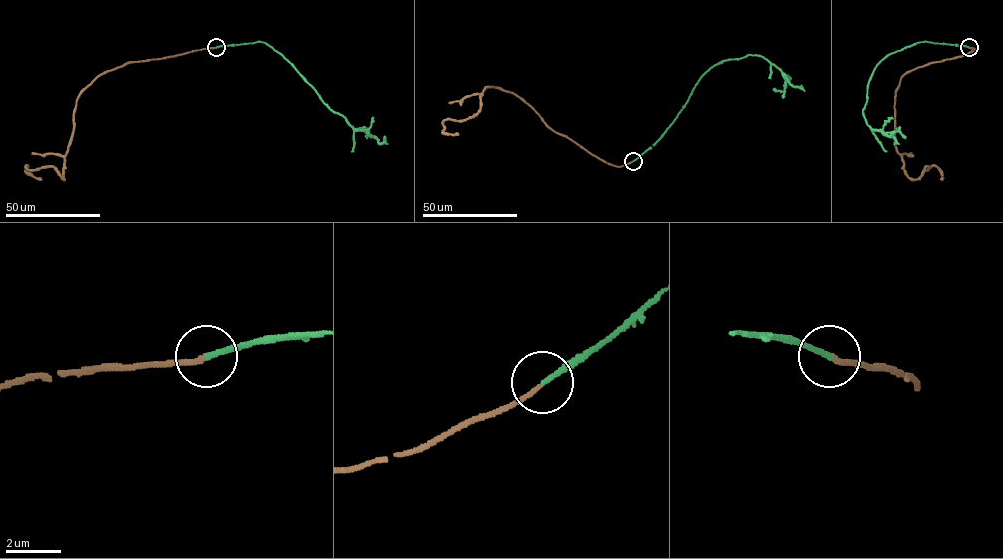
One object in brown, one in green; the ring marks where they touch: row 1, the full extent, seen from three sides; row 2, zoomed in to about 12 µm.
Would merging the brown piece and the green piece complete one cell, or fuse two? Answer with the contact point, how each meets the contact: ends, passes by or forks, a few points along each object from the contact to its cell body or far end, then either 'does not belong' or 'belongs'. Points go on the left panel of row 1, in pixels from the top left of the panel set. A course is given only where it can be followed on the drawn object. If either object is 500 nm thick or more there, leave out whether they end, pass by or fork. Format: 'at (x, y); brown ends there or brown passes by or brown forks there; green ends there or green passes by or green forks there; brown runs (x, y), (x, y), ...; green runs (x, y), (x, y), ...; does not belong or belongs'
at (216, 47); brown ends there; green ends there; brown runs (216, 47), (128, 62), (103, 72), (77, 100), (64, 179), (53, 166), (28, 170), (26, 166), (41, 179); green runs (216, 47), (266, 43), (354, 129), (364, 129), (379, 142), (384, 136); belongs

